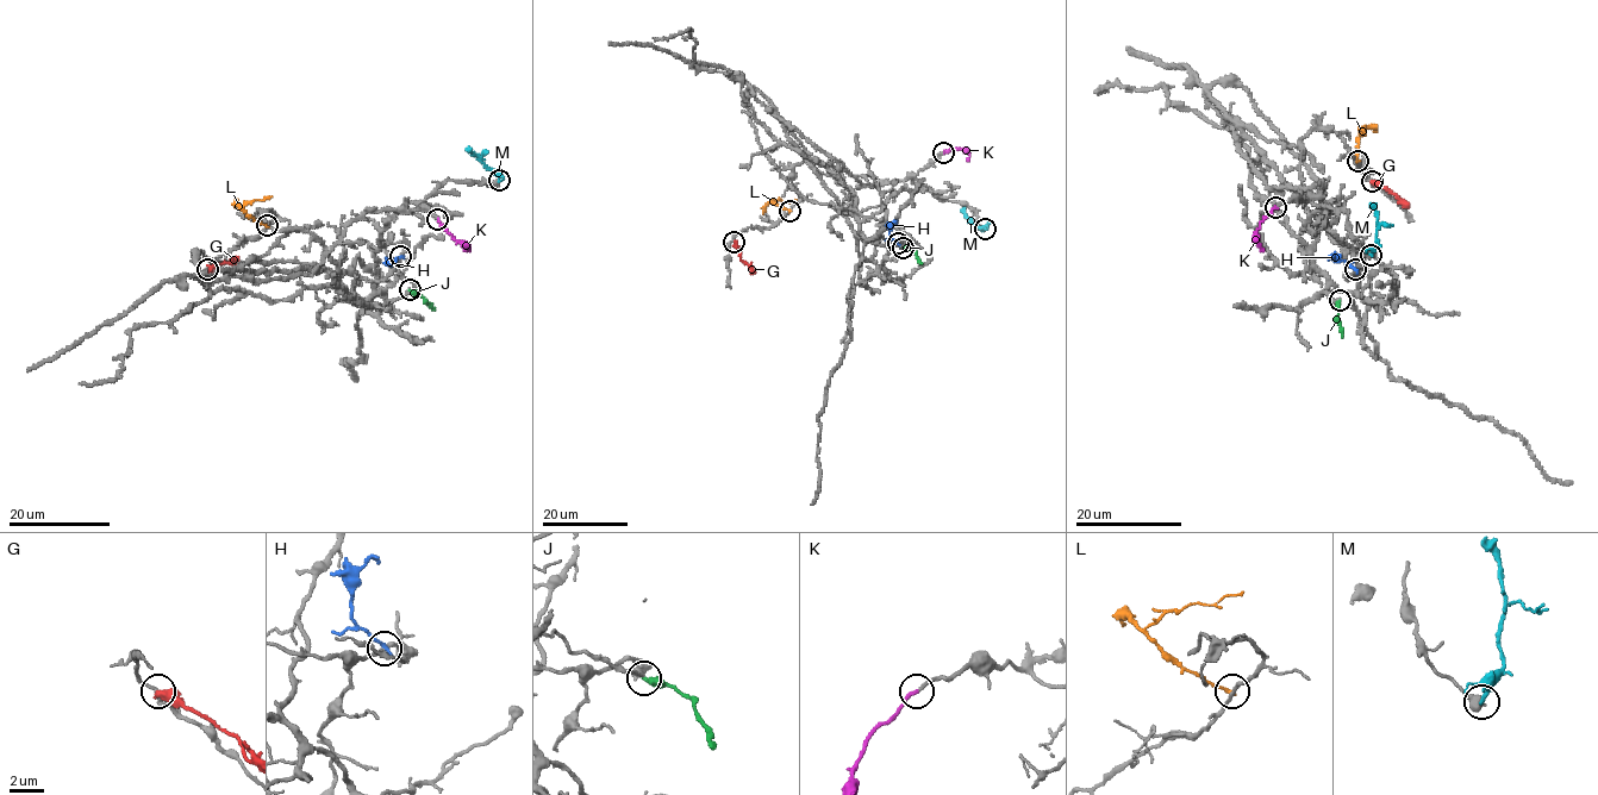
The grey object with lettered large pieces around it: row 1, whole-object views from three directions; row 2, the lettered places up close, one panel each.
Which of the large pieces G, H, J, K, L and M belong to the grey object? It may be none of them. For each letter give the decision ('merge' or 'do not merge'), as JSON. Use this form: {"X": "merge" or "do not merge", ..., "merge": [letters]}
{"G": "do not merge", "H": "do not merge", "J": "do not merge", "K": "merge", "L": "do not merge", "M": "merge", "merge": ["K", "M"]}

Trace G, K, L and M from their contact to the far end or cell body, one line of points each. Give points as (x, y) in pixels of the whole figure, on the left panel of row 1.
G: (208, 269), (237, 257)
K: (437, 219), (469, 250)
L: (267, 225), (253, 219), (243, 207), (248, 202), (270, 196)
M: (499, 180), (469, 149)

